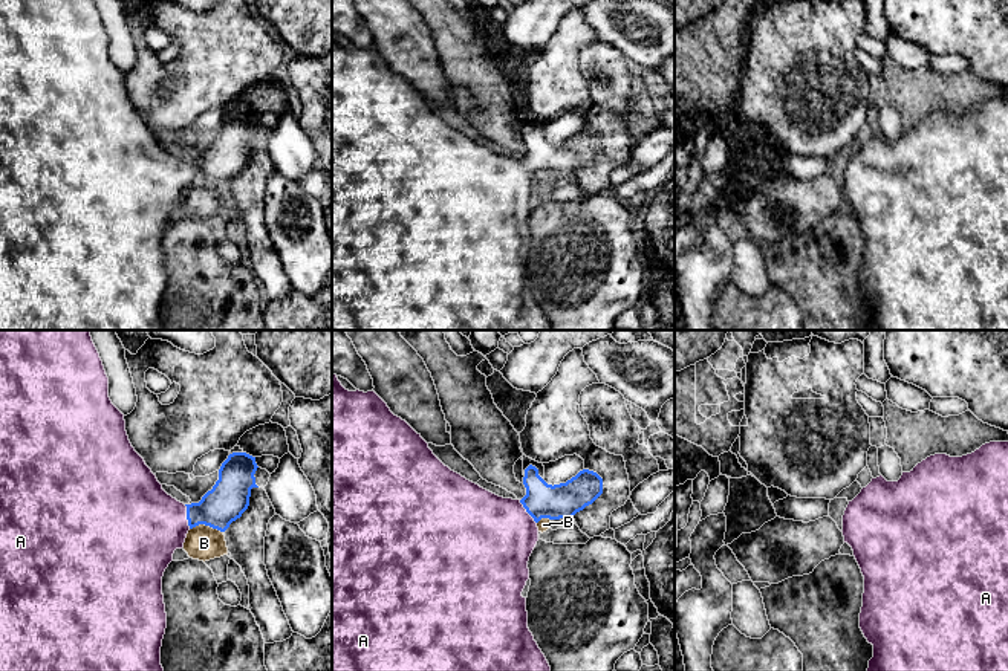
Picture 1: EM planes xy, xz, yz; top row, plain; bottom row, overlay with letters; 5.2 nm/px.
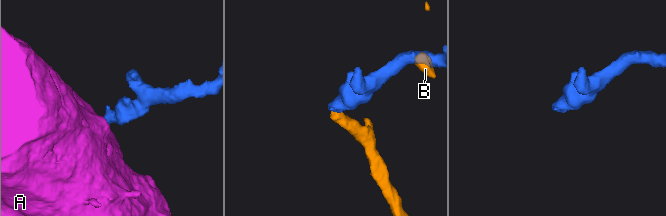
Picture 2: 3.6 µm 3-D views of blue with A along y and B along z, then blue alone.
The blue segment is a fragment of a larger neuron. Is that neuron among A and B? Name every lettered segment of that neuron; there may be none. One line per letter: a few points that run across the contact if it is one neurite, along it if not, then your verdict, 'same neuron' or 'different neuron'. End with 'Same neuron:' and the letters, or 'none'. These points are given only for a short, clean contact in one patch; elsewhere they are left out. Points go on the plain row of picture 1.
A: xy (228, 156), (217, 167), (187, 175), (141, 184) | same neuron
B: xy (190, 185), (208, 182), (222, 190) | different neuron
Same neuron: A

